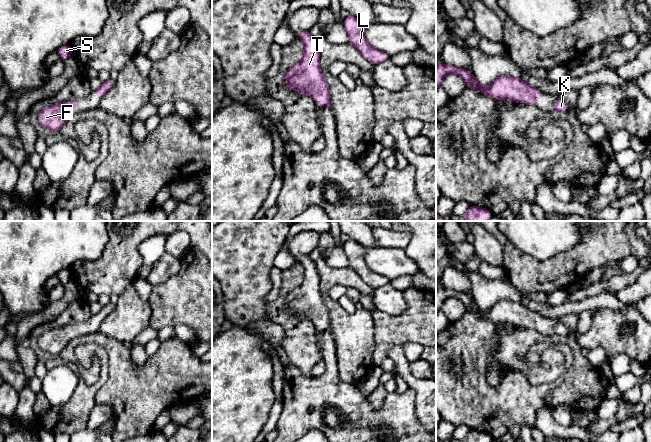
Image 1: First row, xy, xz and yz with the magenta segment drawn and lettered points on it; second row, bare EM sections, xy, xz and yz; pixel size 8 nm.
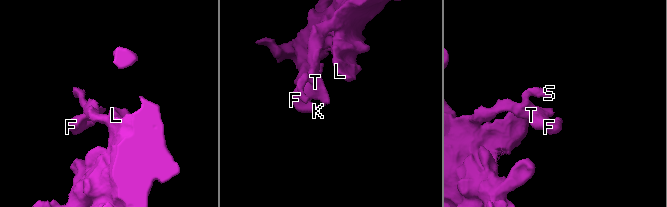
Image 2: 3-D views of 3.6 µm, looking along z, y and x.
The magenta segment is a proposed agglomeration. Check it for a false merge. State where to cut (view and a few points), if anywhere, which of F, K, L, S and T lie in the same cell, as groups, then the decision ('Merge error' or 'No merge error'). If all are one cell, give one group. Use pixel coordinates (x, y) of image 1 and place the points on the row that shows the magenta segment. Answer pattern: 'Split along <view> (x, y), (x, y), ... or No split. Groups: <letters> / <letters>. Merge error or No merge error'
No split. Groups: F K L S T. No merge error

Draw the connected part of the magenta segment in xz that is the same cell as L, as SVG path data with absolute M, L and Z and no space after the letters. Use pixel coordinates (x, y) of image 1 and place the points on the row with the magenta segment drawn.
M350 15L344 19L343 24L348 33L350 44L354 46L359 53L373 65L390 59L389 55L375 49L367 43L365 38L366 23Z

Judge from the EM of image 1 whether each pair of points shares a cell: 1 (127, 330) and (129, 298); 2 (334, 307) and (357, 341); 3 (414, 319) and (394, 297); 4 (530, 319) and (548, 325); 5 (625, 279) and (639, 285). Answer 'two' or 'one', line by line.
1: one
2: one
3: two
4: one
5: two

